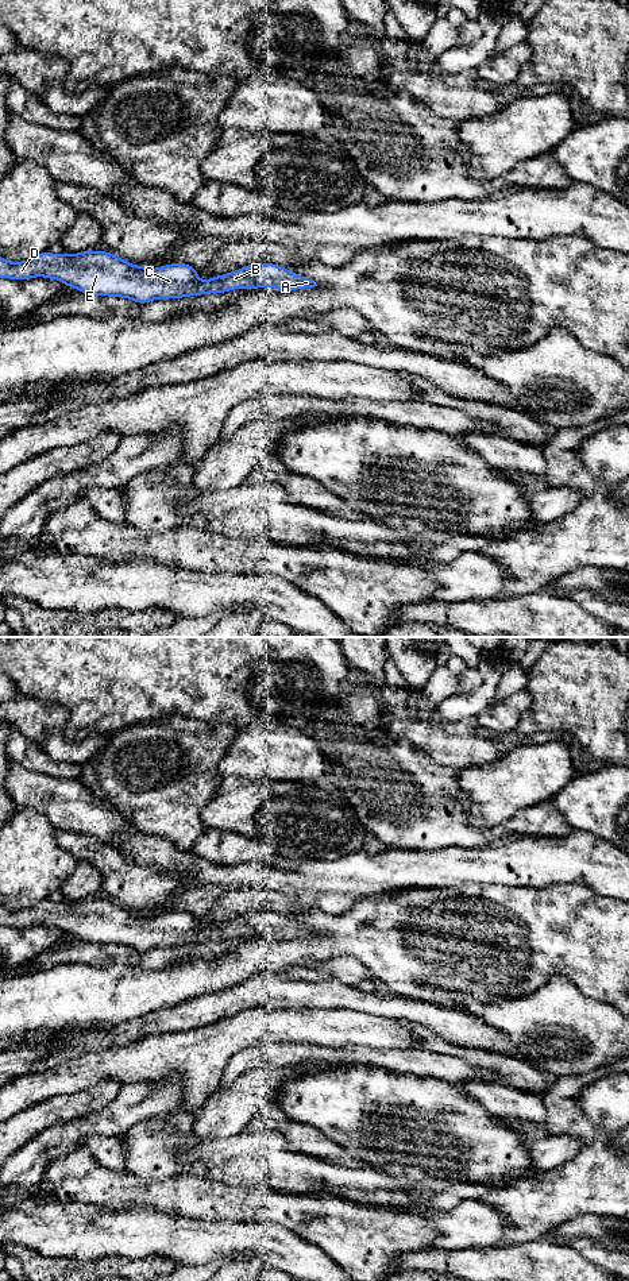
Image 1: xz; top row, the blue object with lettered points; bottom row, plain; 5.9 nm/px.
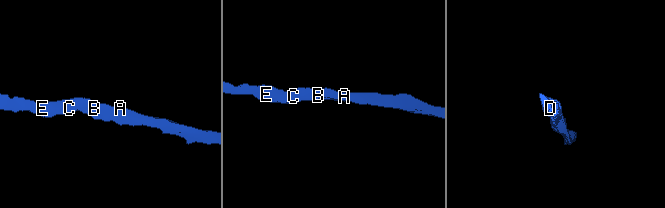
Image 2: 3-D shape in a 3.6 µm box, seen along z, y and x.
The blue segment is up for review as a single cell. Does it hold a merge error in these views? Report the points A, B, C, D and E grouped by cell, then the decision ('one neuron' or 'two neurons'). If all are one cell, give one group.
A B C D E | one neuron

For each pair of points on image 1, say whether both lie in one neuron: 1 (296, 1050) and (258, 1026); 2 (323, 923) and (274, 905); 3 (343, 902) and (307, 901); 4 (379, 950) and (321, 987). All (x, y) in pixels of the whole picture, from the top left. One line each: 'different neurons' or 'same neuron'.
1: different neurons
2: different neurons
3: same neuron
4: different neurons

